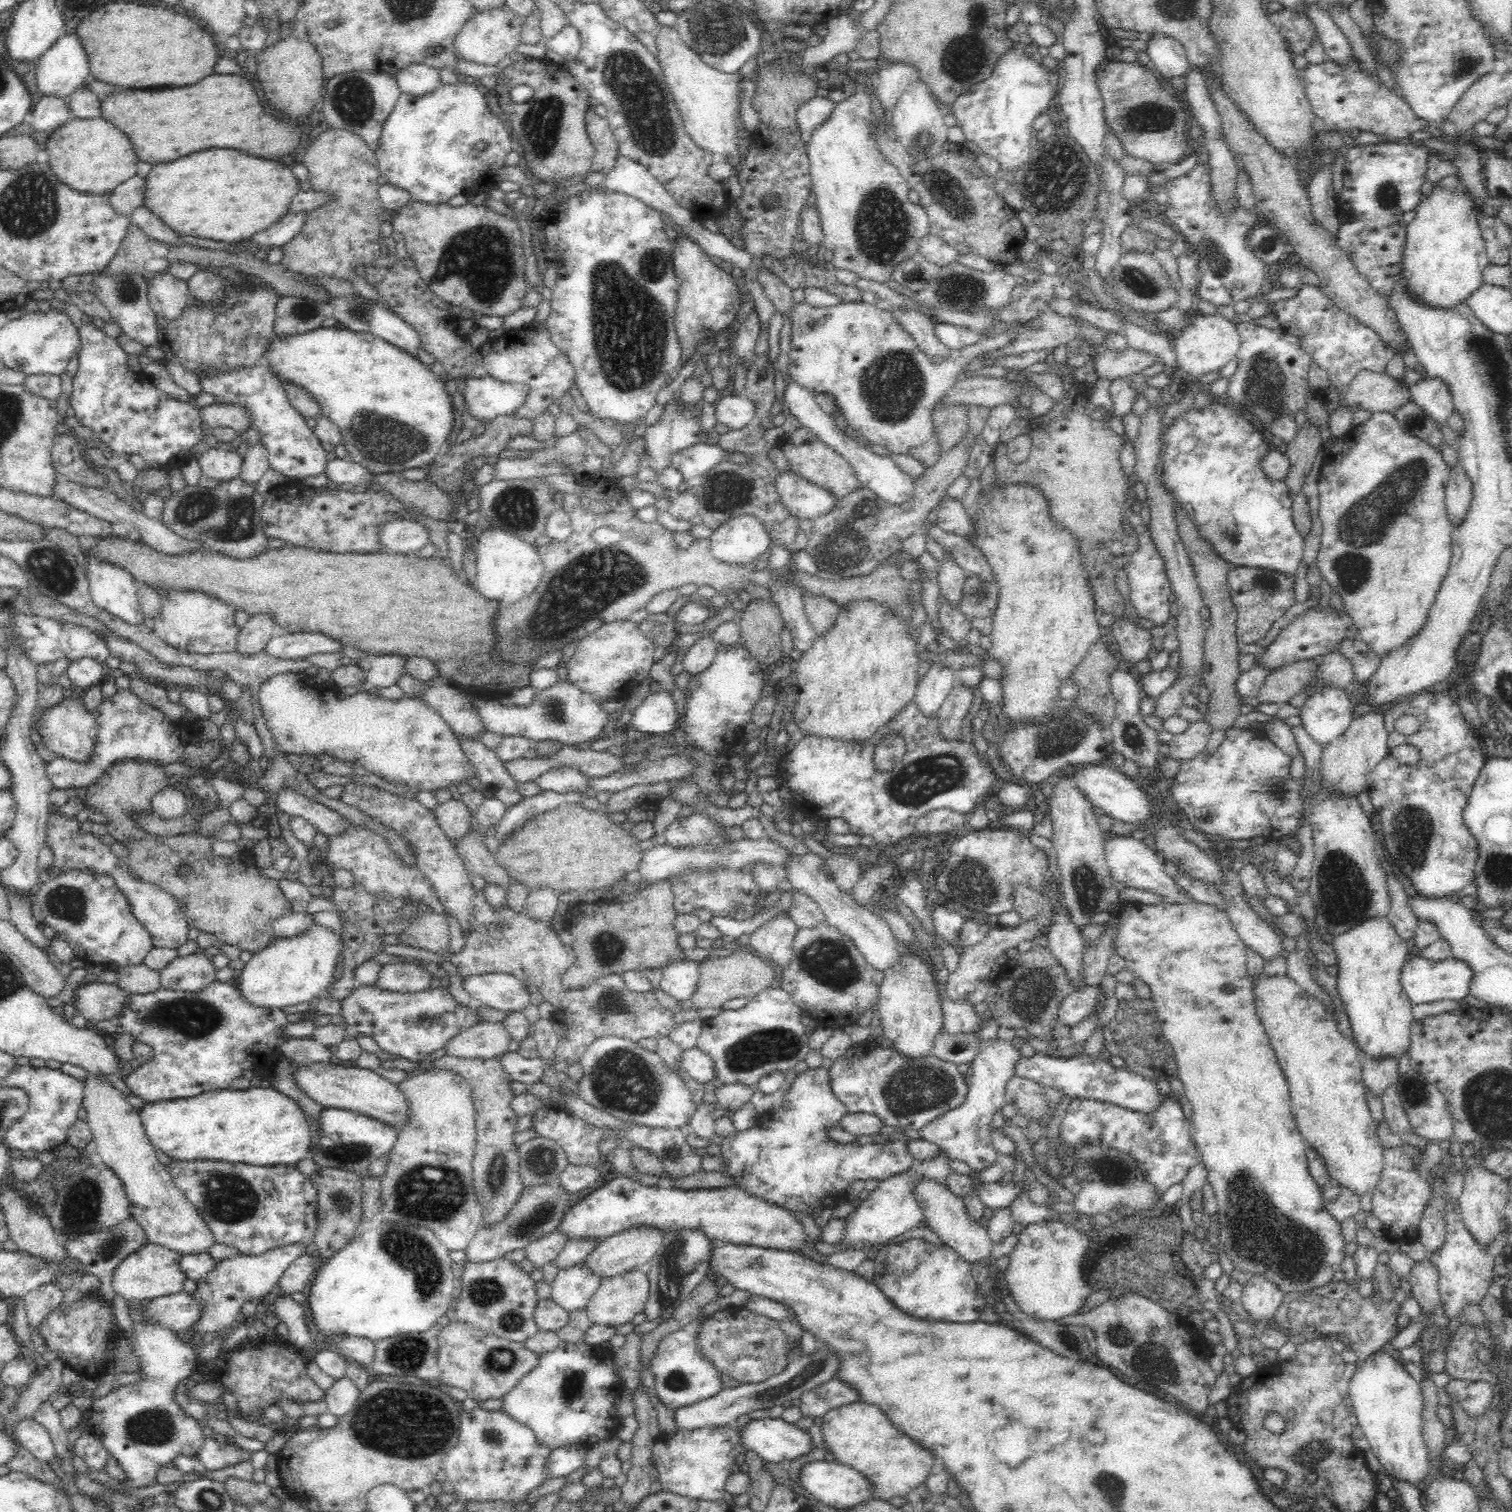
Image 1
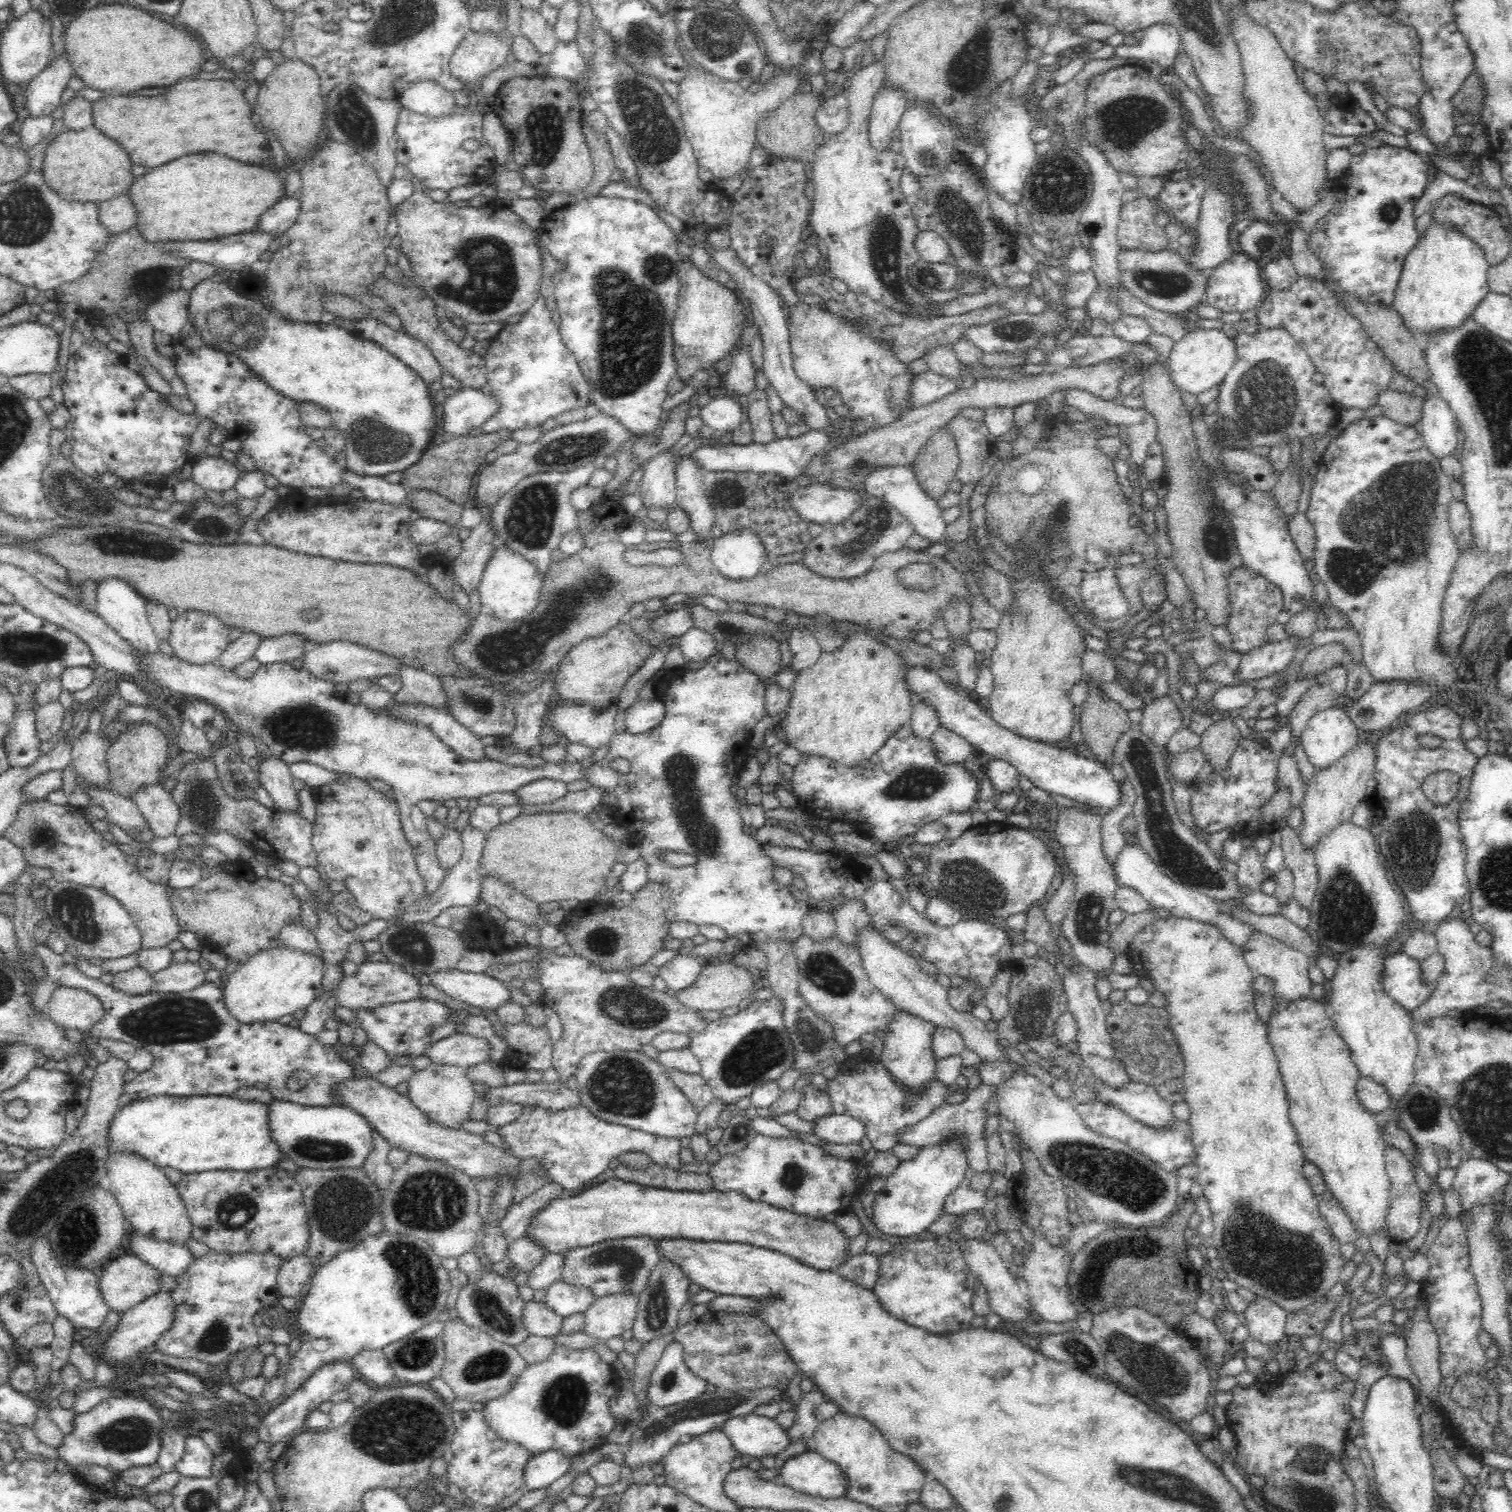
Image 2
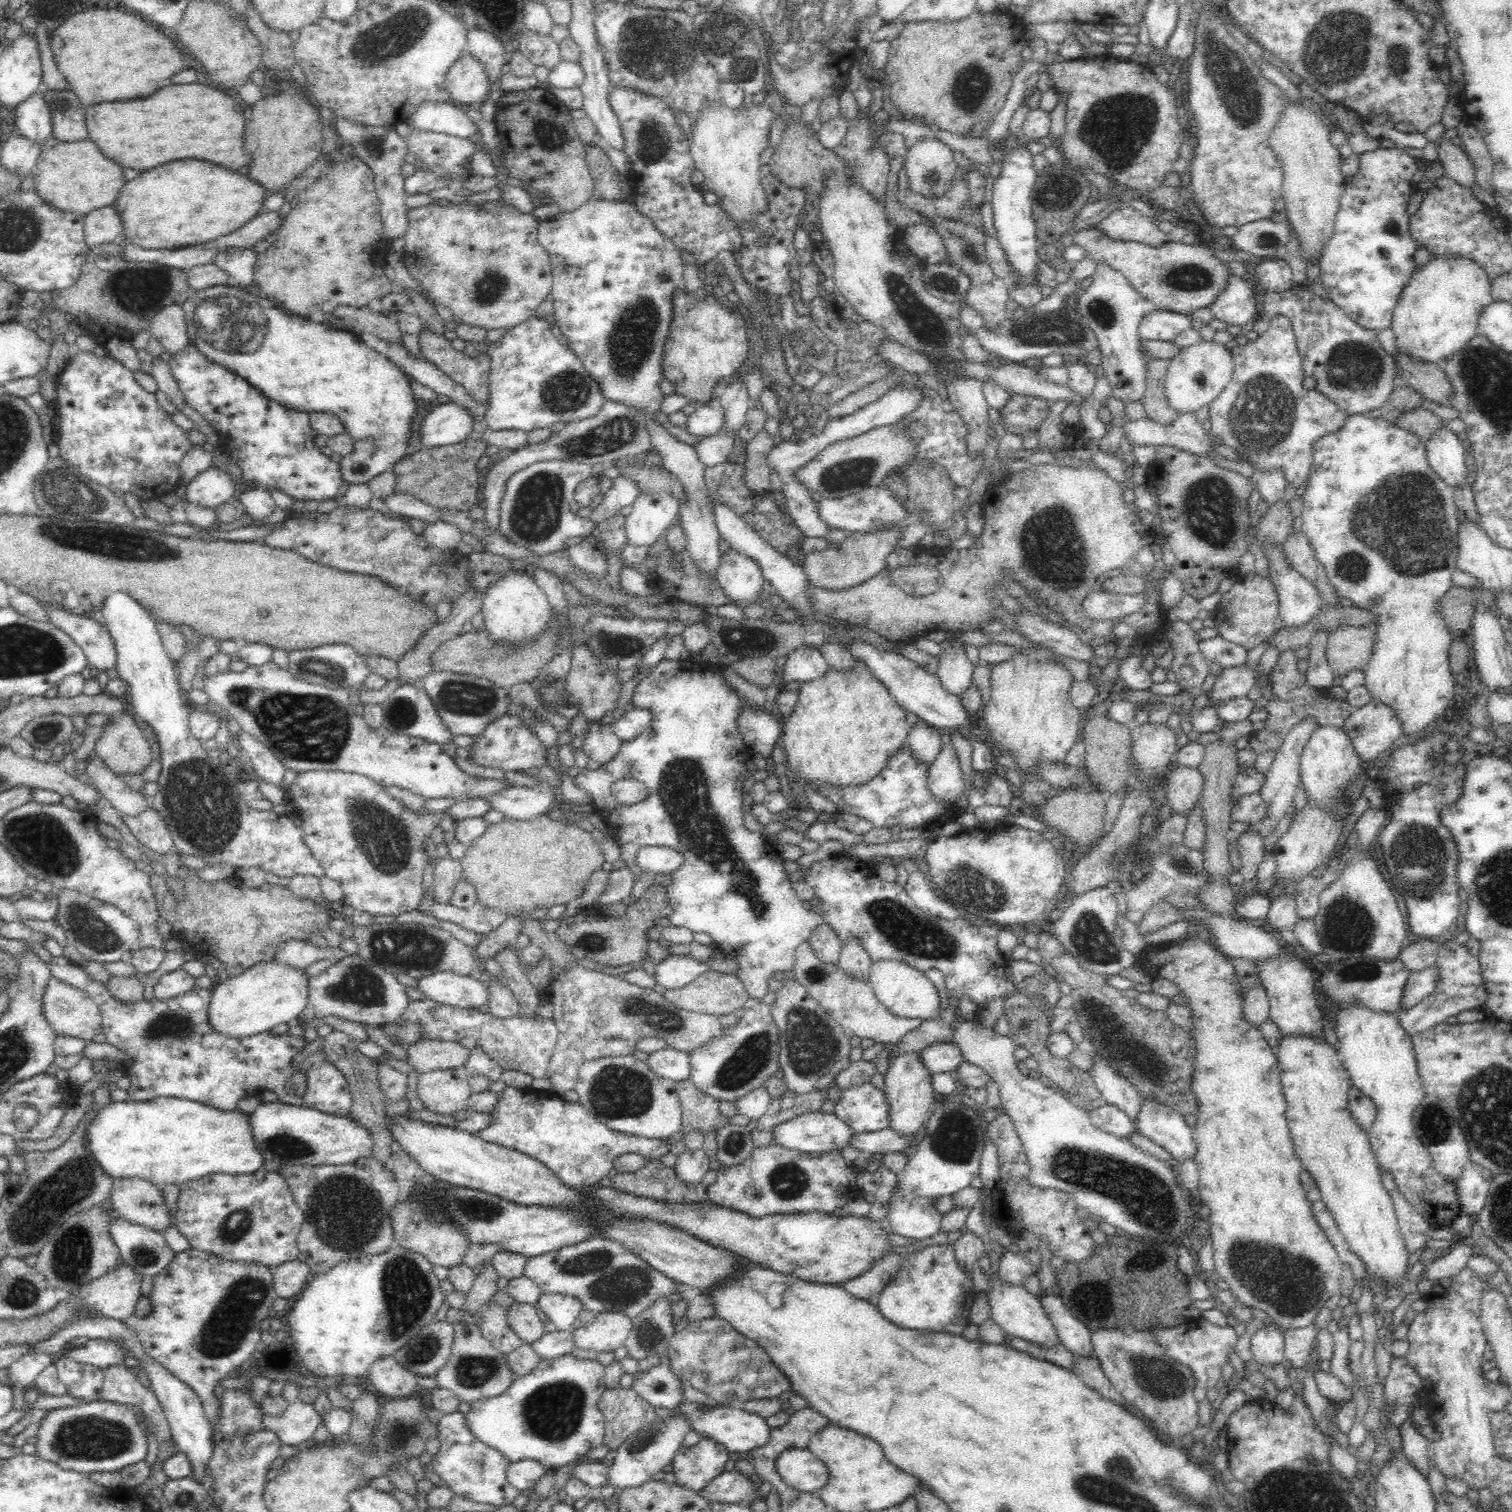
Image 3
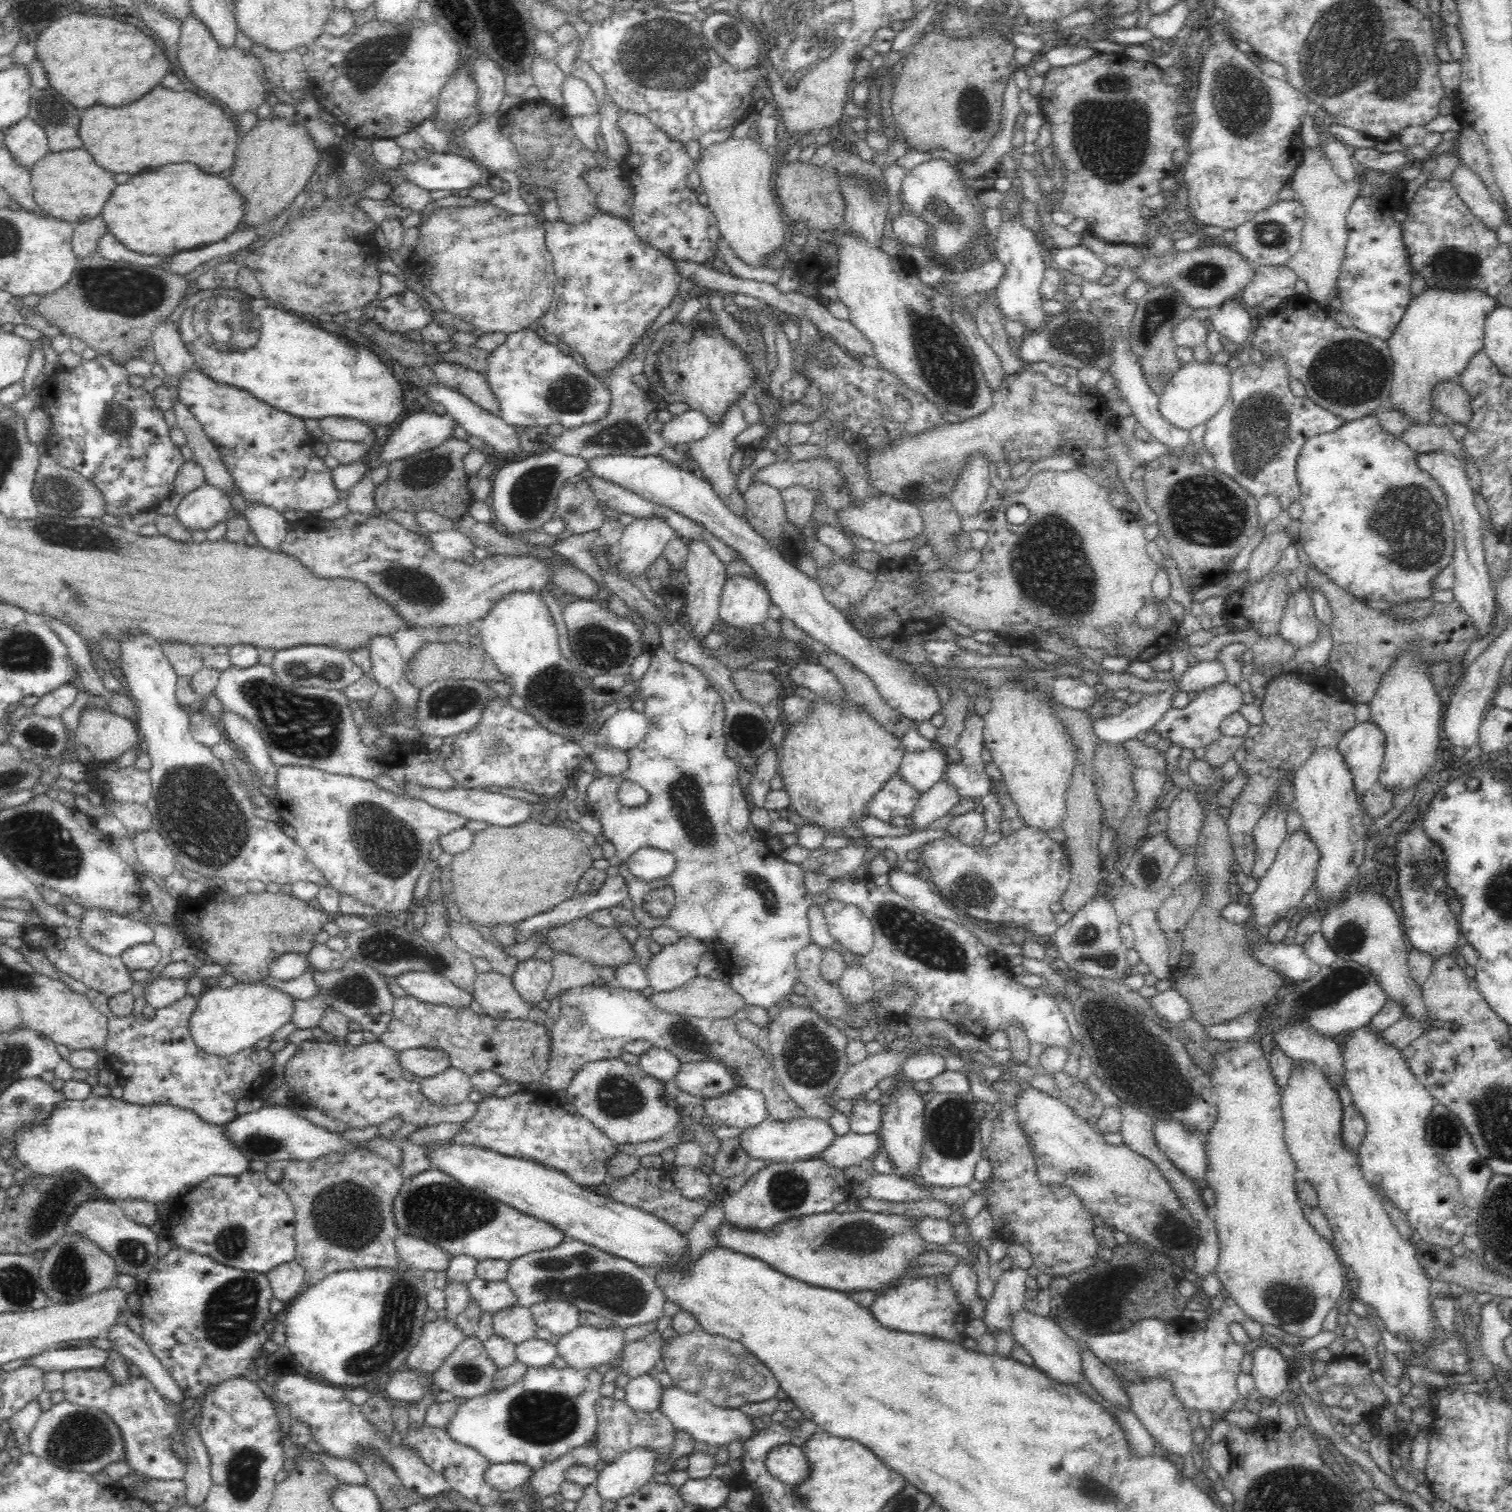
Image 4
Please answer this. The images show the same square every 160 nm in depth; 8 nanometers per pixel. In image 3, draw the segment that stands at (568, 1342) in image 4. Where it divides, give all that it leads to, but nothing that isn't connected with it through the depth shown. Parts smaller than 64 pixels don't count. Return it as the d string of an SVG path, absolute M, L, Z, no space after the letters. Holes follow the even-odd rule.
M608 1311L596 1314L596 1320L572 1330L575 1349L612 1353L624 1346L632 1329L632 1322L622 1313Z

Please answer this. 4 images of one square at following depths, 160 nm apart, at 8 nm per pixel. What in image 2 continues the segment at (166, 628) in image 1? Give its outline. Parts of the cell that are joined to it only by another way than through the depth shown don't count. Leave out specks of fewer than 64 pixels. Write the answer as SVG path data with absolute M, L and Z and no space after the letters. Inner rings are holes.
M180 611L180 616L172 621L169 645L174 650L174 656L184 662L199 665L215 663L218 656L229 646L229 632L230 628L210 613Z

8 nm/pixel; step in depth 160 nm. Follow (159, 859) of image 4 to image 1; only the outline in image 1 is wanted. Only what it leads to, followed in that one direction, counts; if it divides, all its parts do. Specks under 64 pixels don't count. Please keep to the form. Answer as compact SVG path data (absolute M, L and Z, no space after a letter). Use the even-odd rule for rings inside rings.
M165 786L150 800L151 812L164 820L180 818L190 810L190 799L182 790L172 786Z

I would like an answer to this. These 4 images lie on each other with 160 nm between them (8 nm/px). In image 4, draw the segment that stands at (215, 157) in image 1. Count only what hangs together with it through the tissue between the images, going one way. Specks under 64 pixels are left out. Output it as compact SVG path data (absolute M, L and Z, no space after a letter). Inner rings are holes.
M186 162L162 166L152 172L134 174L124 184L116 185L101 212L108 232L112 233L126 249L138 254L165 257L222 240L238 228L242 214L244 214L244 199L234 187L224 178L204 174L198 166Z

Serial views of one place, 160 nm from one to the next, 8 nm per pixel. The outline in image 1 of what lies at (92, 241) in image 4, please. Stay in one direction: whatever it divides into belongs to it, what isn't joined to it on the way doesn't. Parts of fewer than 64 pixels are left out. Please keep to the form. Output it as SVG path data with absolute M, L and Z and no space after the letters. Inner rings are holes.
M136 175L116 186L109 195L110 207L118 215L130 217L143 204L144 180Z

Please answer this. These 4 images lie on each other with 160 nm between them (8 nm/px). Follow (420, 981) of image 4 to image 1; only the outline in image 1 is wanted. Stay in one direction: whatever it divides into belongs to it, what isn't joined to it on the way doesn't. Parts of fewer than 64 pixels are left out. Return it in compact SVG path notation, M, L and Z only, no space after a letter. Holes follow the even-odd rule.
M502 972L471 975L463 980L464 991L476 1005L496 1010L522 1011L530 1003L530 994L519 980Z

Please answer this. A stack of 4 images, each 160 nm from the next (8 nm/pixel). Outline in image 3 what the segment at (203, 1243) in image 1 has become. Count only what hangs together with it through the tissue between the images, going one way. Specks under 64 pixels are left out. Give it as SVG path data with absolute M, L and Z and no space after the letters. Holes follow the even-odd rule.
M114 1179L107 1204L114 1214L127 1218L136 1224L148 1226L152 1230L162 1232L172 1224L172 1218L168 1215L160 1188L148 1181L144 1181L144 1179Z

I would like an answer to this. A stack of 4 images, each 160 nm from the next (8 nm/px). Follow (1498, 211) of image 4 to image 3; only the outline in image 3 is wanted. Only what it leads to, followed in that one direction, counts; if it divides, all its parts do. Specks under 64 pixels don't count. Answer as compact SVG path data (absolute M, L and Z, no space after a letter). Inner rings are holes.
M1441 122L1427 128L1425 133L1430 142L1437 144L1439 153L1436 160L1443 165L1444 175L1471 190L1476 185L1475 166L1462 146L1454 145L1450 139L1442 137L1444 126Z

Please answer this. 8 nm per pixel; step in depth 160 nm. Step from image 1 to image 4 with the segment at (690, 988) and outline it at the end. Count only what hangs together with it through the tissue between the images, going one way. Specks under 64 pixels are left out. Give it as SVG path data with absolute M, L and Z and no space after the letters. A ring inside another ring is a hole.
M681 937L674 944L662 946L661 950L650 956L650 960L644 971L649 981L649 986L652 987L654 993L667 992L686 985L691 979L697 977L697 966L701 956L711 951L712 948L705 941L692 937Z

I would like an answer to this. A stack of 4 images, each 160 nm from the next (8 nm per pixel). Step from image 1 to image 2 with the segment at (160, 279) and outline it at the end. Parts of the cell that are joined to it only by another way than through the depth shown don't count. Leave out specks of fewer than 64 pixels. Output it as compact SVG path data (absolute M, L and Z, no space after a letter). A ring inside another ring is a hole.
M182 288L172 289L146 307L145 318L154 330L165 332L178 341L188 329L190 293Z

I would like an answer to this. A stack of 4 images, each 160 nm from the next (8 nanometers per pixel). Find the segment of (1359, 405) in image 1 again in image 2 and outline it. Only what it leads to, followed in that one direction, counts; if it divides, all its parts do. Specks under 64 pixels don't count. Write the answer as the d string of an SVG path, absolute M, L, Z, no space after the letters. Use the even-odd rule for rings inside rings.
M1388 389L1384 394L1380 394L1378 405L1382 407L1385 418L1414 427L1416 424L1420 424L1423 400L1424 396L1421 392L1411 396L1410 394L1401 394Z

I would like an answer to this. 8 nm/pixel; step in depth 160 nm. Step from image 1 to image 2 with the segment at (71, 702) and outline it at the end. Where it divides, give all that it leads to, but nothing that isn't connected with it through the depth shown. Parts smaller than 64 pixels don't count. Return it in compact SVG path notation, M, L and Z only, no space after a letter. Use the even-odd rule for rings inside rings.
M84 731L74 741L70 762L84 782L105 788L111 781L106 748L107 739L102 739L98 733Z

